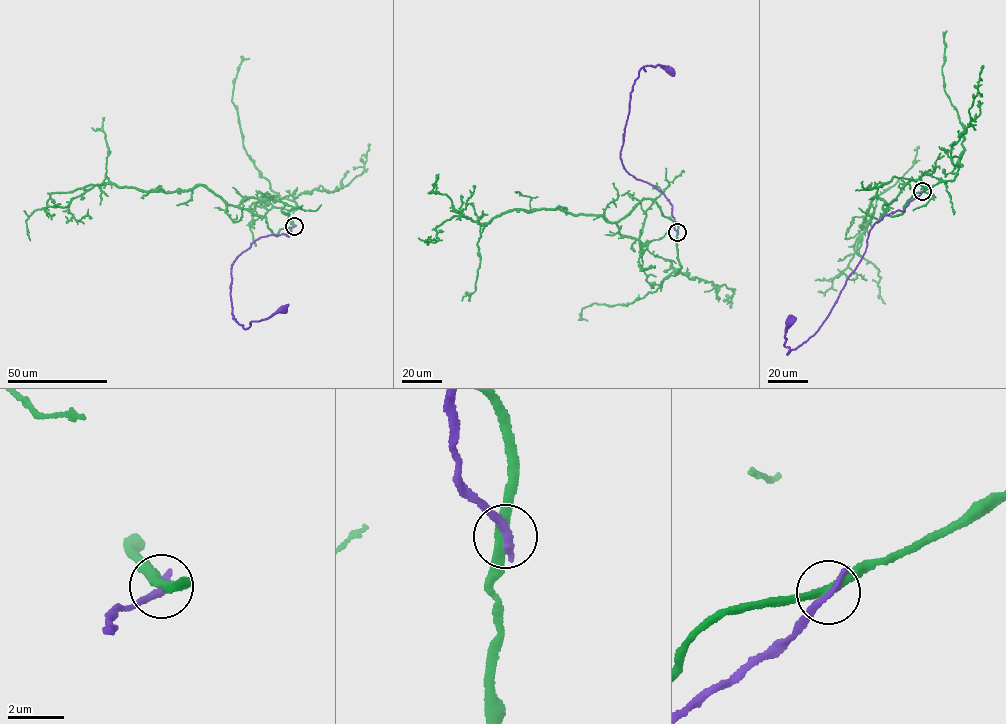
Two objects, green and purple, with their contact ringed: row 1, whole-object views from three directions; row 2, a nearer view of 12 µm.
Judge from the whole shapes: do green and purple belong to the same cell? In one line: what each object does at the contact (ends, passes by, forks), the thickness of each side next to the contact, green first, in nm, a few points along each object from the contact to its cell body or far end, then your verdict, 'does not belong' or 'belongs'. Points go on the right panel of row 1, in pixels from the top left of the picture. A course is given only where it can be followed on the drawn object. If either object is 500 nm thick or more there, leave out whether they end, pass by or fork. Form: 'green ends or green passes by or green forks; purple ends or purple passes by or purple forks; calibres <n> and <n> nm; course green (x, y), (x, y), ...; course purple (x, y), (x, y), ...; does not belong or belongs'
green passes by; purple ends; calibres 320 and 320 nm; course green (922, 192), (891, 216), (883, 205), (896, 199), (875, 196), (859, 227), (854, 250), (879, 271), (885, 304); course purple (922, 192), (902, 211), (873, 225), (864, 253), (818, 330), (787, 354), (790, 320); does not belong

